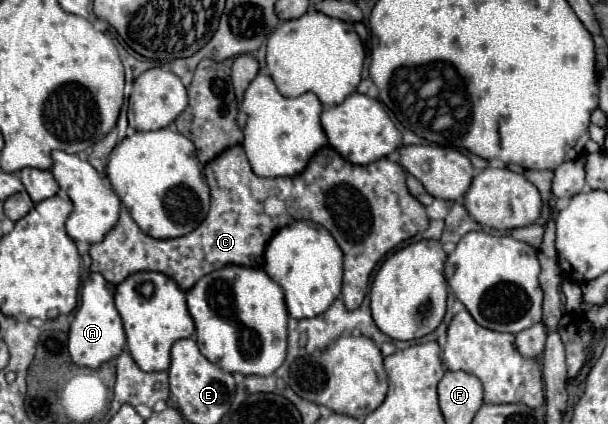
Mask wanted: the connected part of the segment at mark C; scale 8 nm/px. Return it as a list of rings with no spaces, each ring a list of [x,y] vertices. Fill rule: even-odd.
[[[233,145],[205,165],[205,179],[211,189],[211,209],[197,229],[185,237],[153,239],[147,233],[141,233],[129,211],[121,207],[117,225],[103,237],[103,241],[91,245],[91,271],[101,273],[113,285],[119,285],[135,271],[159,271],[187,291],[203,275],[221,269],[223,265],[261,269],[263,249],[269,237],[291,219],[311,219],[335,237],[345,255],[343,303],[353,311],[367,293],[369,275],[377,261],[401,241],[411,239],[429,225],[425,207],[409,193],[405,171],[399,163],[383,157],[369,165],[353,165],[329,145],[319,149],[309,165],[295,177],[257,177],[243,147]],[[267,197],[285,201],[285,215],[269,217],[263,209]]]

